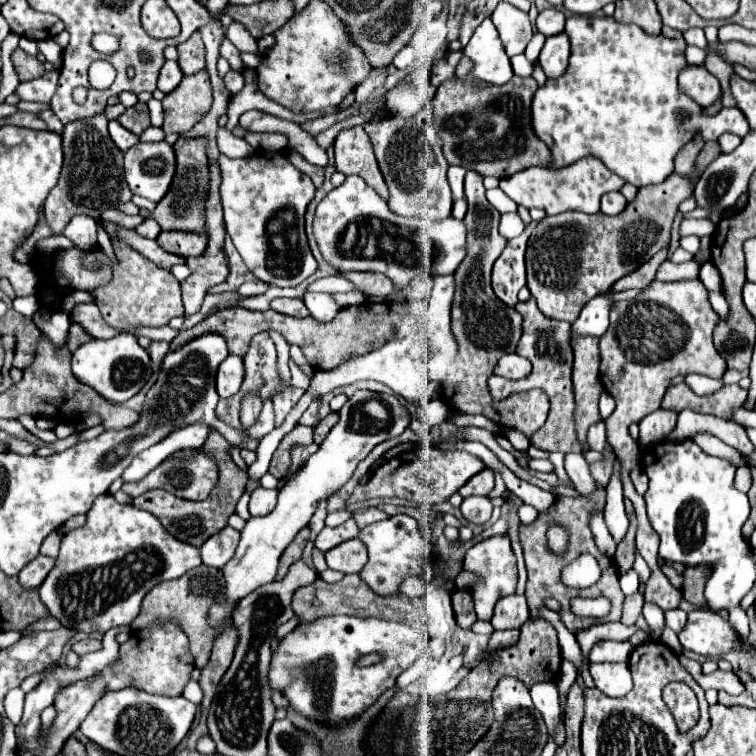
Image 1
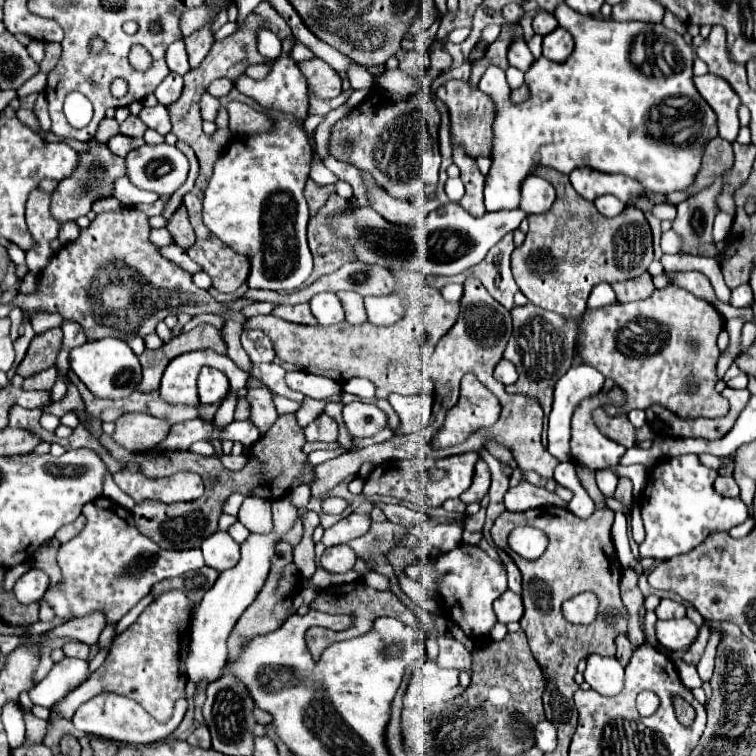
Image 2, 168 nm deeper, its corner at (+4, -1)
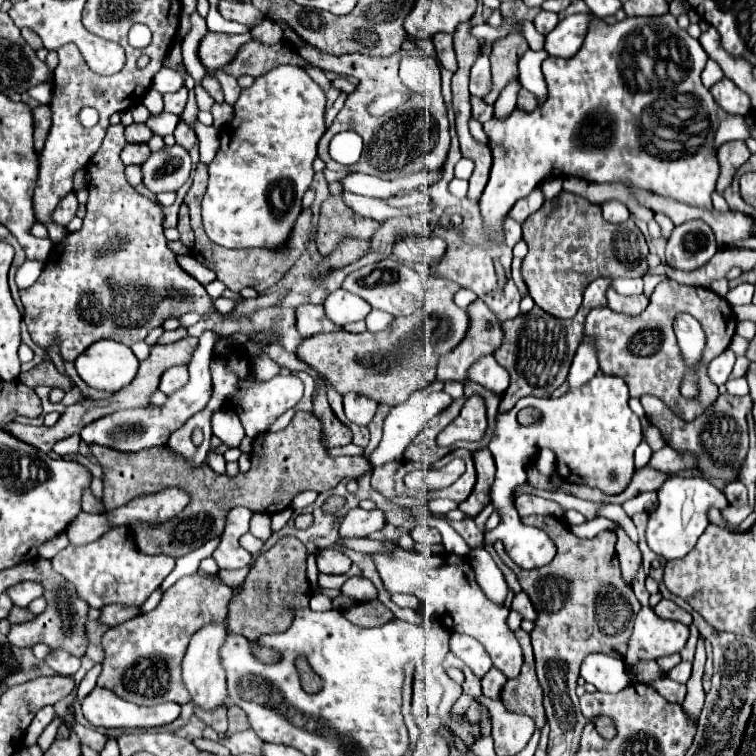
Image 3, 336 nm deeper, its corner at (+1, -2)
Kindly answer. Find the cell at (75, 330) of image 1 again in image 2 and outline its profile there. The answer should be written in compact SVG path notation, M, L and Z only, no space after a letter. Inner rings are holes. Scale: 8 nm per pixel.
M51 328L43 334L35 334L23 362L17 366L17 372L25 378L25 376L37 374L37 372L53 366L57 360L57 354L61 350L61 344L63 344L61 328Z

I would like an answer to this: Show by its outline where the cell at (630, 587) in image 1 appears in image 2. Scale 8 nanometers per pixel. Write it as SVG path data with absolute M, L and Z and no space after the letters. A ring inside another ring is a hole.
M683 454L659 460L649 474L649 484L641 496L641 514L645 524L645 542L639 545L639 561L643 558L669 560L691 552L715 532L729 532L747 520L747 506L741 498L725 498L715 492L713 482L719 476L715 468L701 464L697 454Z

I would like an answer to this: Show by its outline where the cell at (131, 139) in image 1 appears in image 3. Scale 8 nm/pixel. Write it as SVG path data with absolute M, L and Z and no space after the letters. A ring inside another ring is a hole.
M136 143L136 145L126 145L122 151L122 161L124 165L142 165L150 155L150 149L146 143Z

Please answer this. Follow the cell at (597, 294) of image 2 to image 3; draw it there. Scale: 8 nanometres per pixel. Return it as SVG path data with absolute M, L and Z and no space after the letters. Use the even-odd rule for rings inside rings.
M616 279L612 287L618 293L628 293L628 295L640 295L642 293L642 279Z

